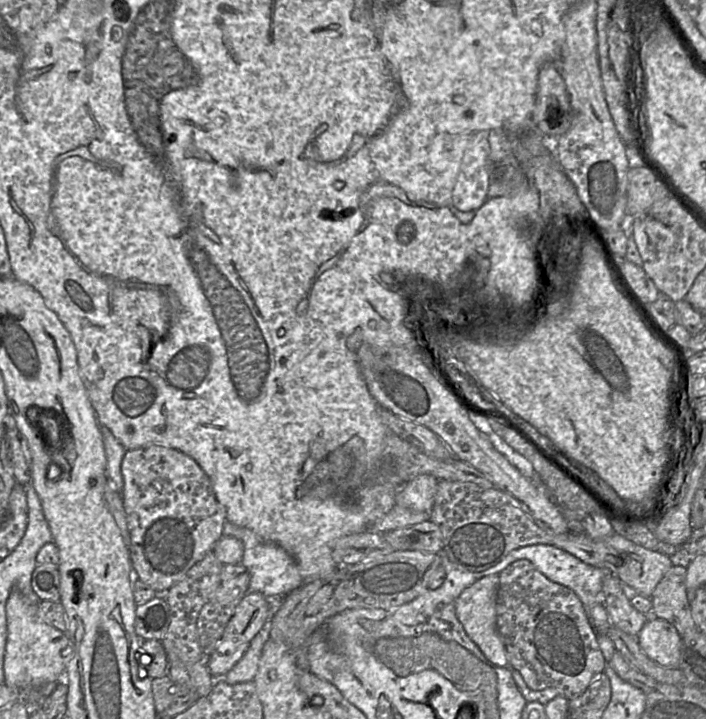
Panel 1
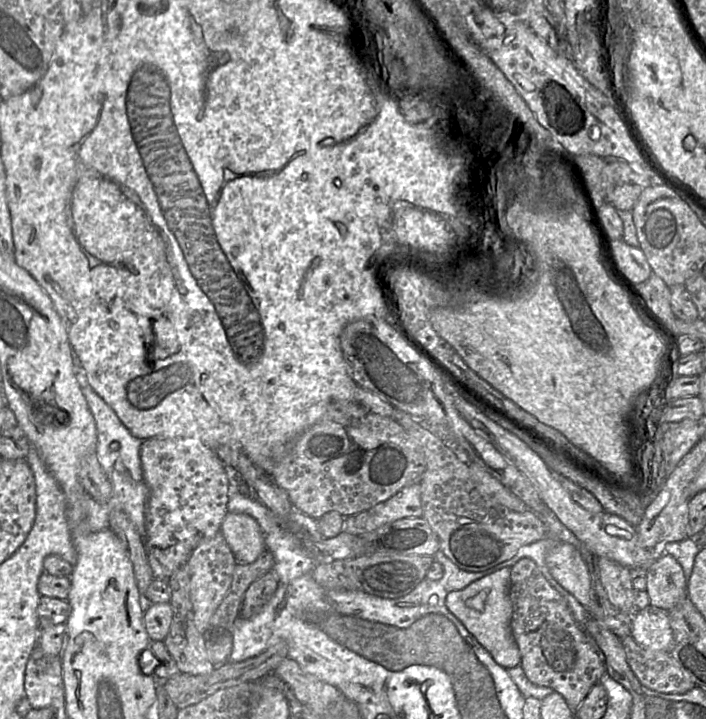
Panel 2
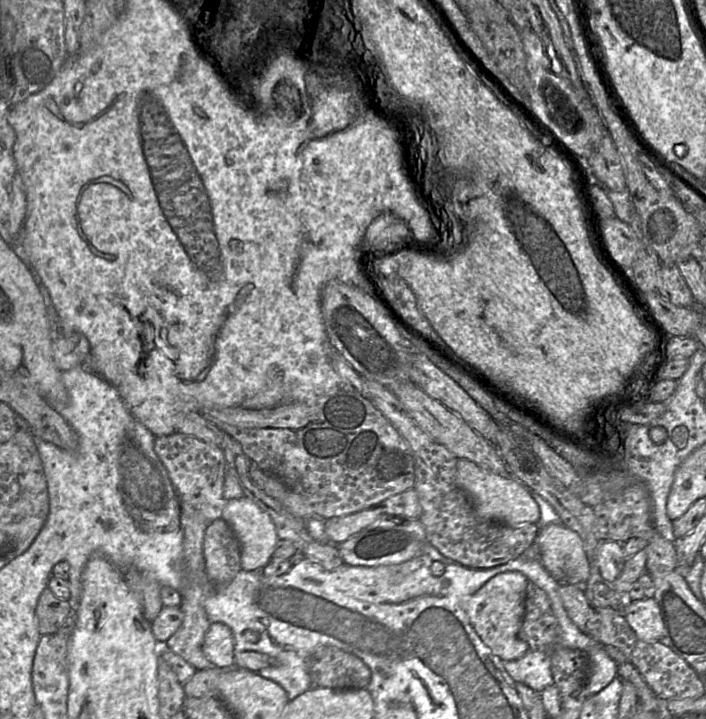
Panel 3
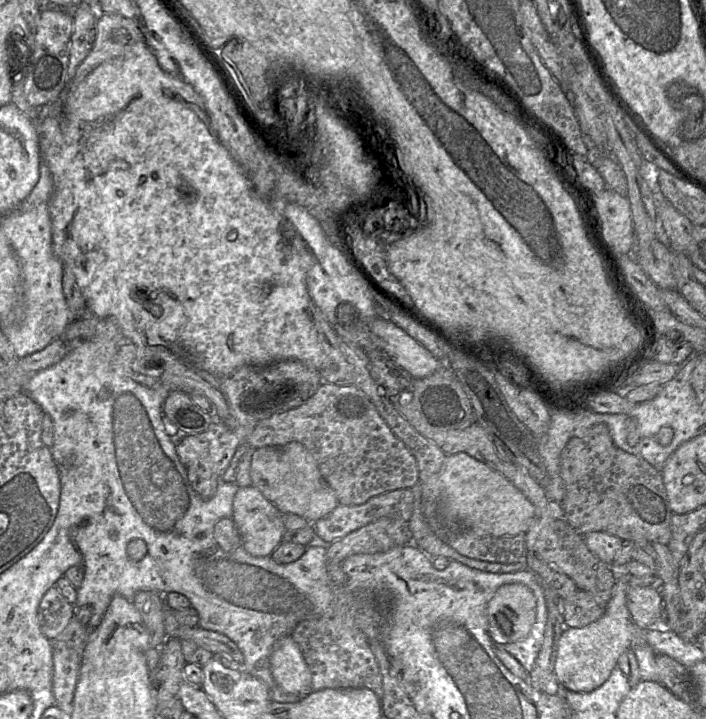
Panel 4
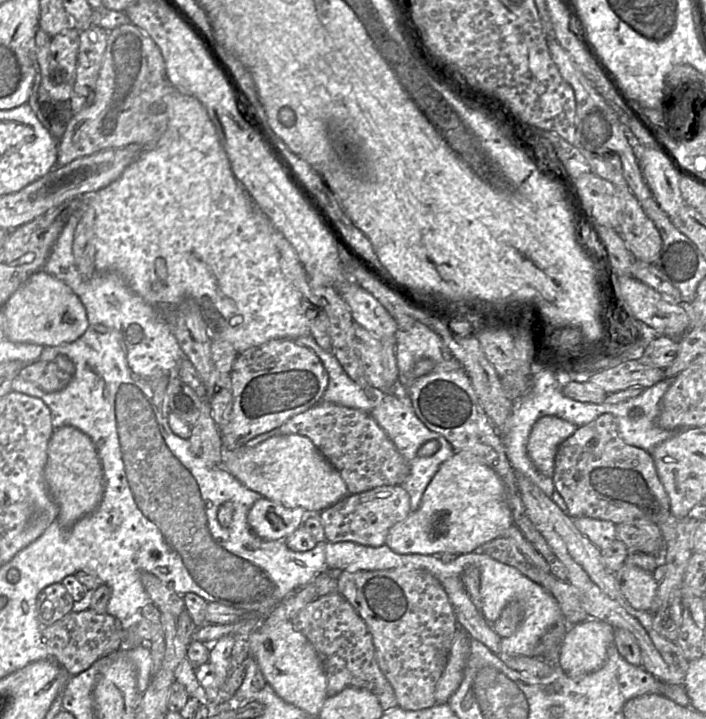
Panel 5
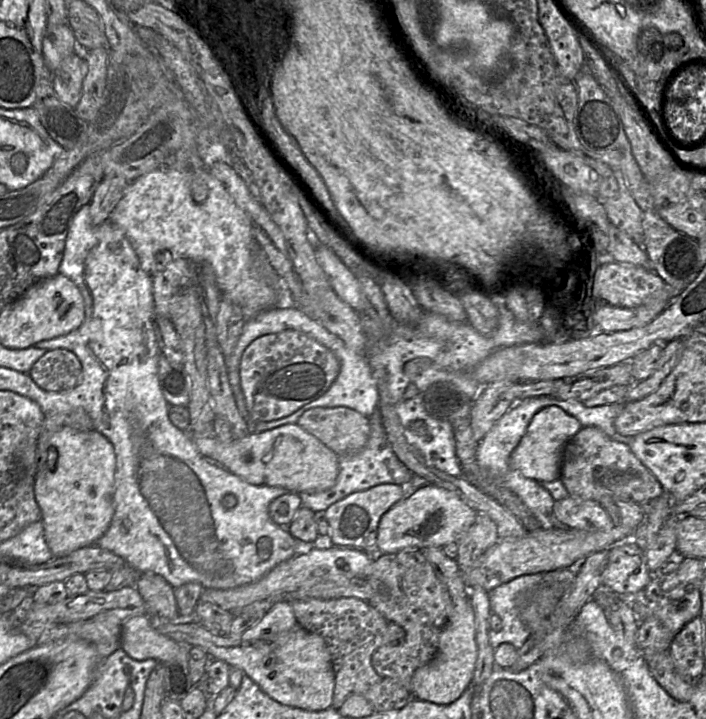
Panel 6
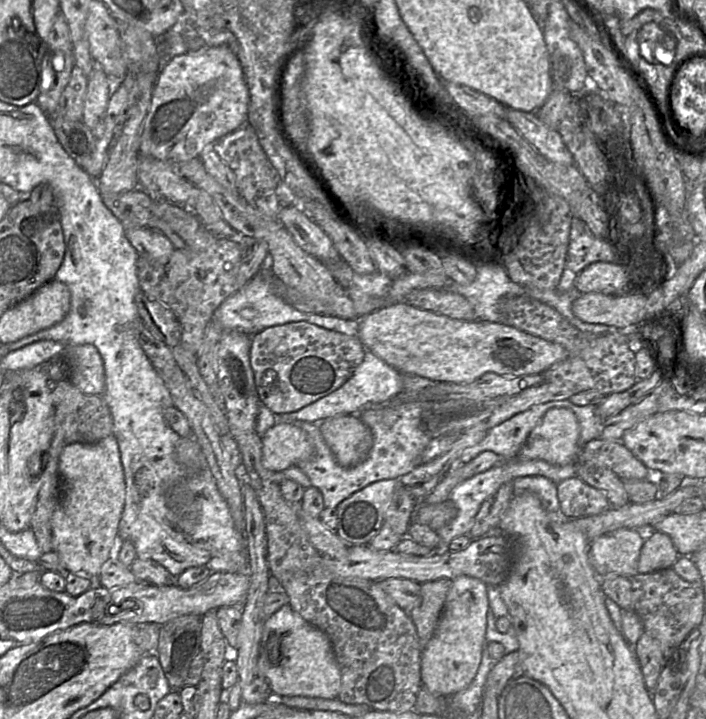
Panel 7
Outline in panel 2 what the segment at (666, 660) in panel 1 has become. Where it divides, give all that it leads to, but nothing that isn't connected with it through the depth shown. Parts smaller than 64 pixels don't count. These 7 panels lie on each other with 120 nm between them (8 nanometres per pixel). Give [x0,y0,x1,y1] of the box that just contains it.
[631,605,673,651]

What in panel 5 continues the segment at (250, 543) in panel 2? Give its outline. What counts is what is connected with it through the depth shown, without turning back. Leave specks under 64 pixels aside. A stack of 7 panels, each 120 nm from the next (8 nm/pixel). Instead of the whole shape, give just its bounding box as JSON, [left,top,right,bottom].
[247,497,307,541]

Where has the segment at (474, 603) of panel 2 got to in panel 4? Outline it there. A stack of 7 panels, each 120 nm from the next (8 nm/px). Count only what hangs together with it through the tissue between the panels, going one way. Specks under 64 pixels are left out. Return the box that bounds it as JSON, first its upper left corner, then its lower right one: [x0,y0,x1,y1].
[488,583,536,646]

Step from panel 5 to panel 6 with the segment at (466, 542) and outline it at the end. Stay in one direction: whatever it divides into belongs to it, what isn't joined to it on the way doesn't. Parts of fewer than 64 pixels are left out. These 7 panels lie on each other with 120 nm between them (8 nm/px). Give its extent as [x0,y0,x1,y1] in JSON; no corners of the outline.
[375,484,478,553]

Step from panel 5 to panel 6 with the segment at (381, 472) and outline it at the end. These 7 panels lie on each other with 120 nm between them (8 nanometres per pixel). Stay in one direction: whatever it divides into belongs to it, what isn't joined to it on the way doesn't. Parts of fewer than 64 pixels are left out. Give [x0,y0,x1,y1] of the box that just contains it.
[297,407,370,456]

